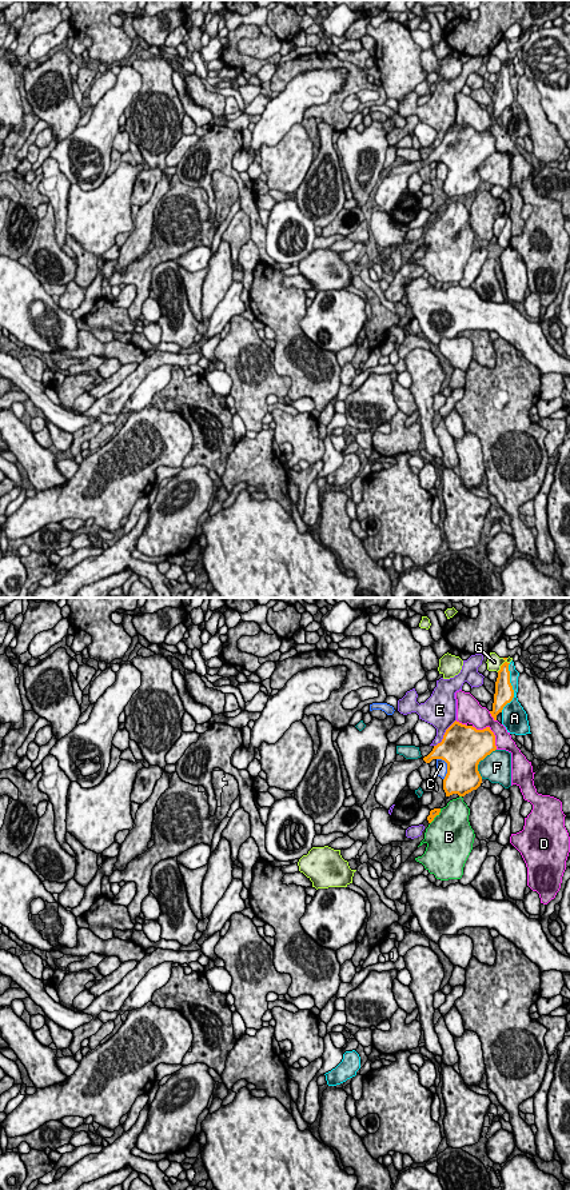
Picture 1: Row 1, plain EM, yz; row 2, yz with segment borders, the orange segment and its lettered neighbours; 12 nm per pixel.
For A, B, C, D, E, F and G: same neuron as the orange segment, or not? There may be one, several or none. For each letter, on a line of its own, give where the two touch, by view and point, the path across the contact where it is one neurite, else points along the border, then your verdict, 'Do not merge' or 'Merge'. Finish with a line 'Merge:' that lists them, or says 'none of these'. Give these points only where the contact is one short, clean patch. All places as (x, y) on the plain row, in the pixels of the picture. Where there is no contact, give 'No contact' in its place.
A: Touches orange at yz (511, 90). Do not merge
B: Touches orange at yz (435, 218). Boundary: yz (441, 211), (430, 226). Do not merge
C: Touches orange at yz (447, 170). Do not merge
D: Touches orange at yz (490, 132). Do not merge
E: Touches orange at yz (445, 136). Do not merge
F: Touches orange at yz (479, 163). Do not merge
G: Touches orange at yz (502, 67). Do not merge
Merge: none of these

